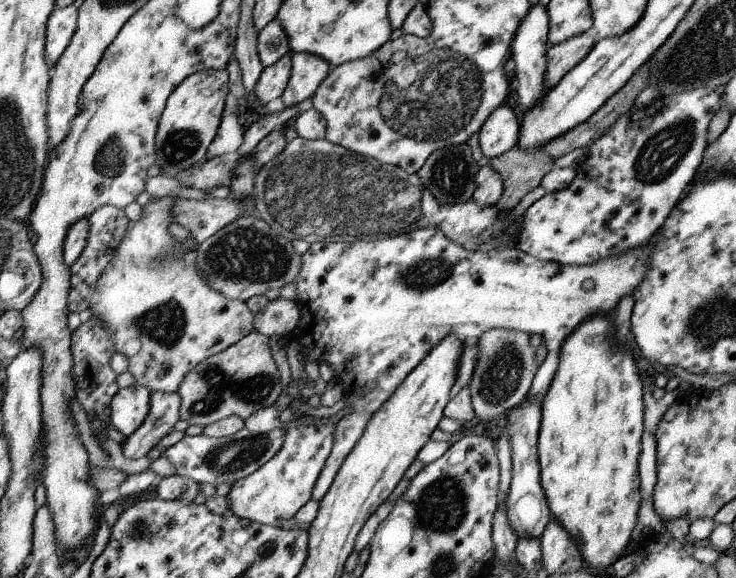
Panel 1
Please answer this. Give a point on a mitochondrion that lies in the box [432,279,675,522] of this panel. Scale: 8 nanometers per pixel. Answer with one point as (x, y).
(500, 379)

